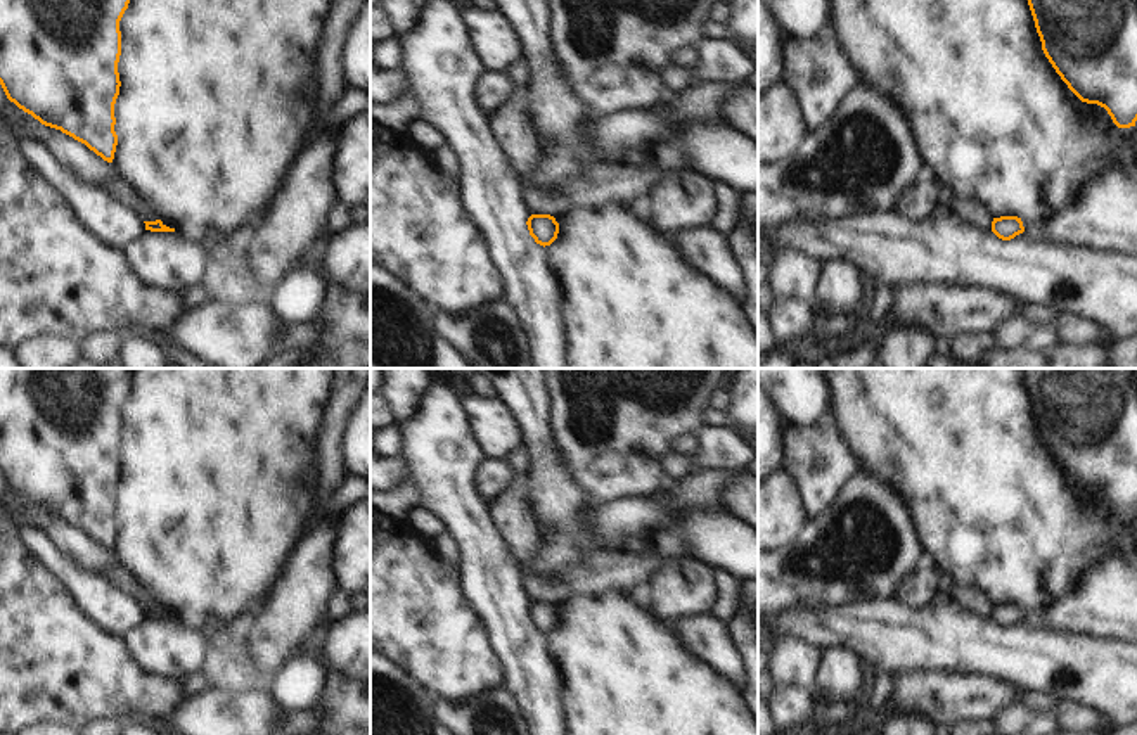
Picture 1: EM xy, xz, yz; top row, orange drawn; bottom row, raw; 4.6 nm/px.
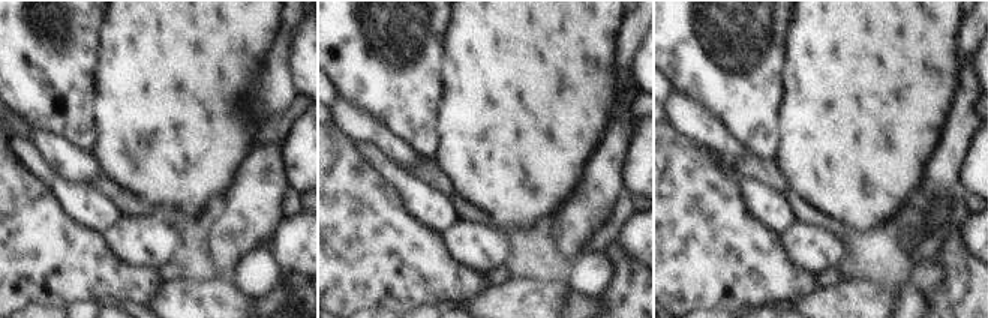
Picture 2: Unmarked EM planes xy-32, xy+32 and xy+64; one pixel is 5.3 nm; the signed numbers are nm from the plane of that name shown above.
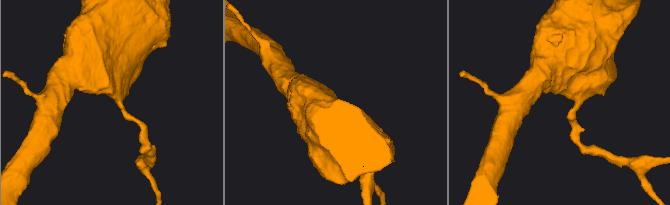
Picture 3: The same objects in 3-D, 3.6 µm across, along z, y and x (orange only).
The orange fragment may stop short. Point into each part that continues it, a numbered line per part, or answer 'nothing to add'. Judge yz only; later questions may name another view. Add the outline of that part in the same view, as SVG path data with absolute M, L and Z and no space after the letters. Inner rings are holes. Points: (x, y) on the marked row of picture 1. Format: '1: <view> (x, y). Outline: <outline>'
nothing to add.

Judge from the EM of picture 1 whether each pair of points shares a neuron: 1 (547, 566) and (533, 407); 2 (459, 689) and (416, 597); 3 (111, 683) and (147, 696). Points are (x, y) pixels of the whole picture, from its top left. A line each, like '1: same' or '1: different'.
1: same
2: same
3: same

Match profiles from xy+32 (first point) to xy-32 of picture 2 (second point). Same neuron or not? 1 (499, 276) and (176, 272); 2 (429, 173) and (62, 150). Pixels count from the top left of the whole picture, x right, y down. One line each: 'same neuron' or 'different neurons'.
1: same neuron
2: different neurons

